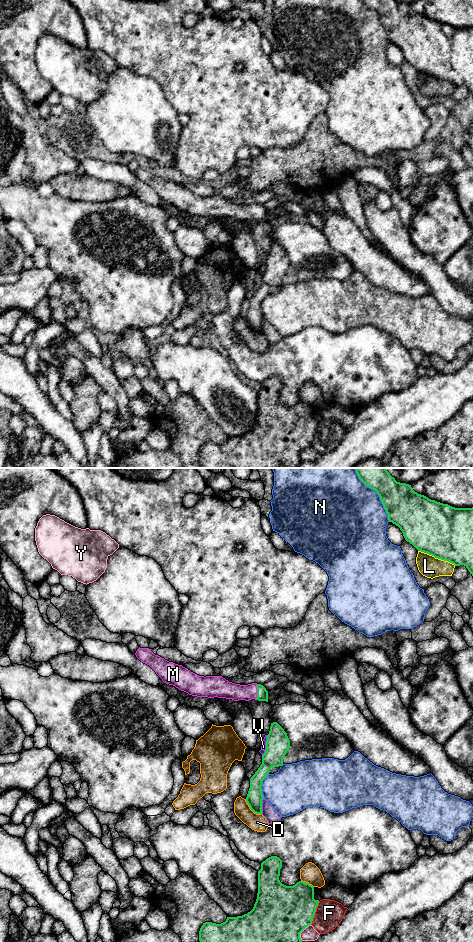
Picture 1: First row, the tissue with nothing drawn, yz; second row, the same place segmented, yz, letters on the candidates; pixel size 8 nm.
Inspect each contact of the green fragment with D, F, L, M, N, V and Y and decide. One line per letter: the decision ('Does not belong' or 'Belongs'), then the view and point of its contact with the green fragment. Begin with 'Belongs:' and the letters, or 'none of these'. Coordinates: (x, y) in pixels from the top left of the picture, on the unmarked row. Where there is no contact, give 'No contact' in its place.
Belongs: M
D: Does not belong. Touches green at yz (251, 329)
F: Does not belong. Touches green at yz (314, 433)
L: Does not belong. Touches green at yz (437, 77)
M: Belongs. Touches green at yz (257, 212)
N: Does not belong. Touches green at yz (380, 19)
V: Does not belong. Touches green at yz (266, 265)
Y: Does not belong. Touches green at yz (301, 451)

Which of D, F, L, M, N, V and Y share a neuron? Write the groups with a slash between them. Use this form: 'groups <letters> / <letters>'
groups D L / F / M / N / V / Y

